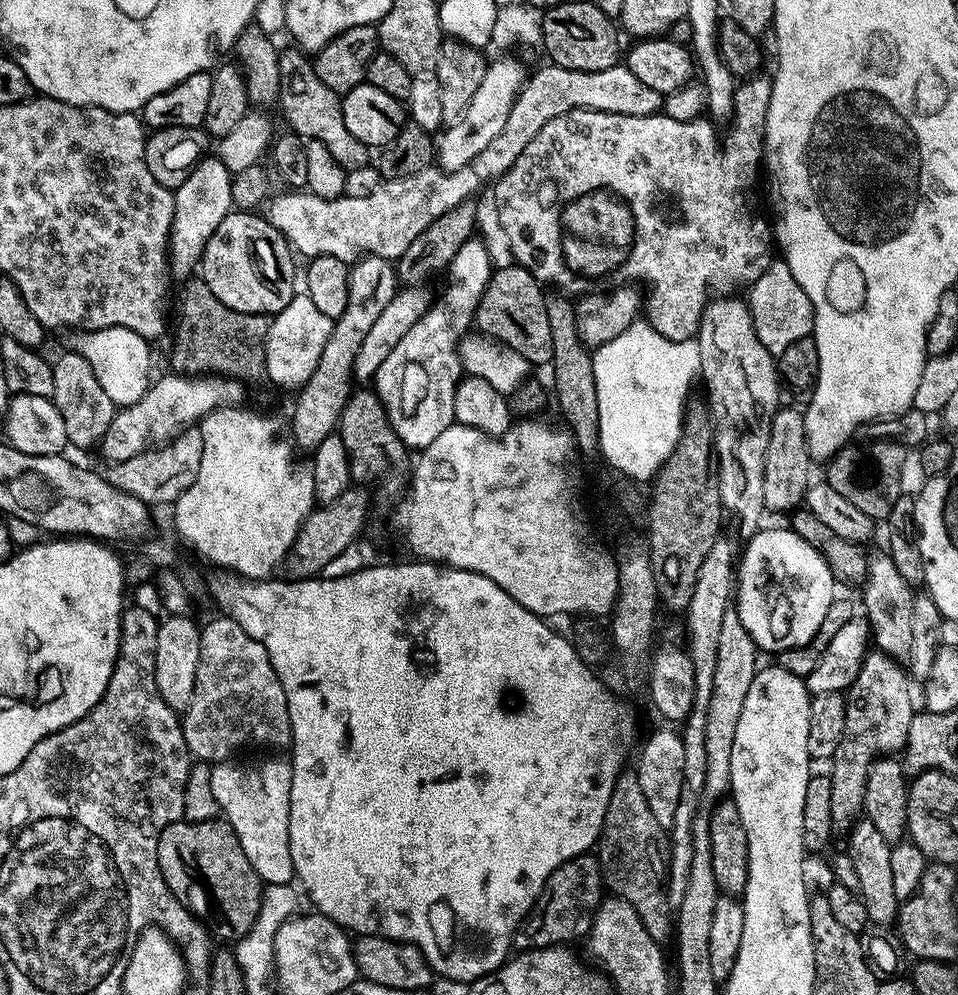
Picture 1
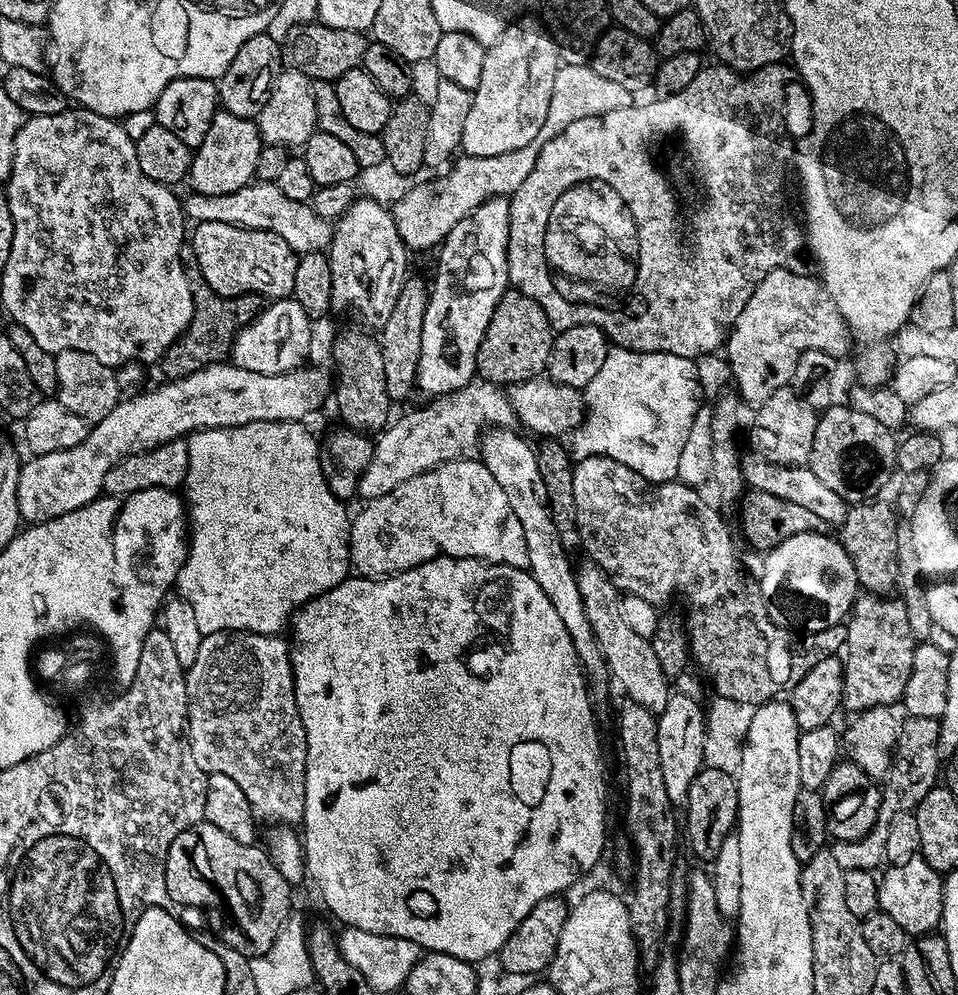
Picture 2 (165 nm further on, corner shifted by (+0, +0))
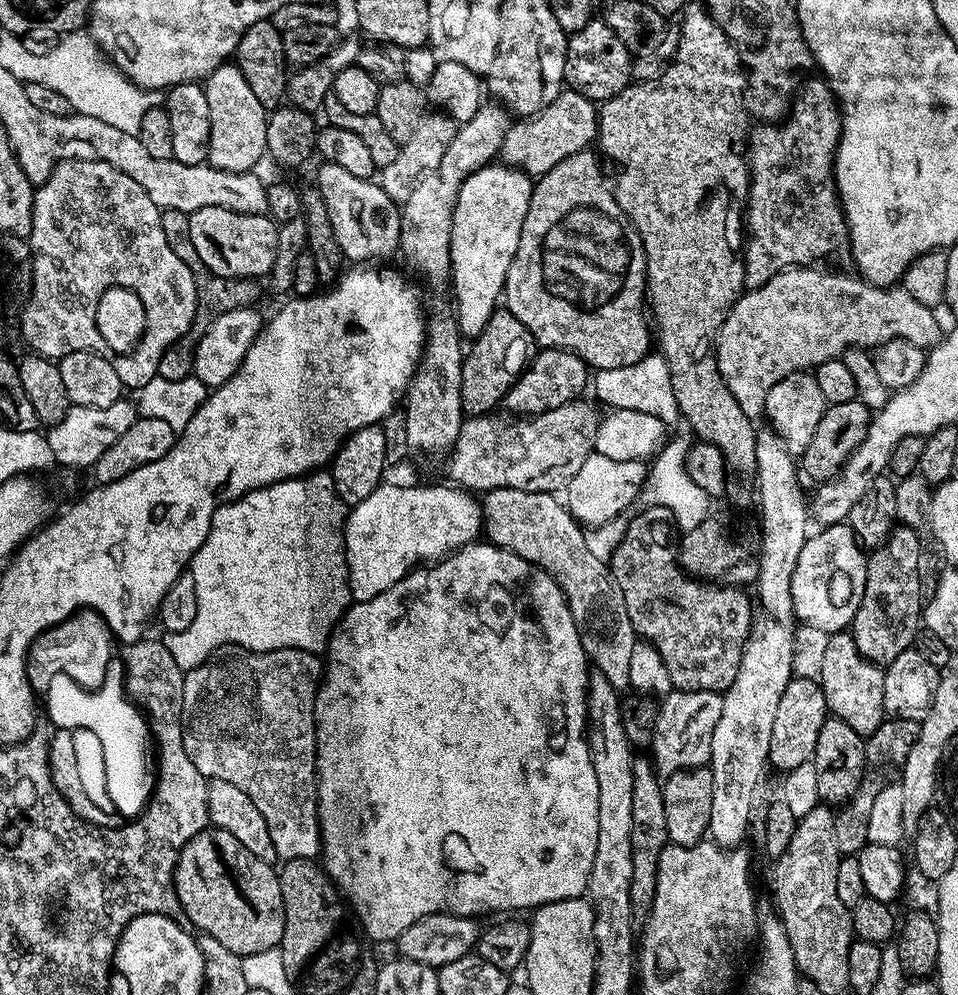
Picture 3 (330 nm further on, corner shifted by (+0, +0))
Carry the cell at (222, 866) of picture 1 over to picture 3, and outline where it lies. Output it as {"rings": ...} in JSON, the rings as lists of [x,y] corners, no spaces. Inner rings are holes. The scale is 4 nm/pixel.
{"rings":[[[209,826],[203,828],[198,834],[194,834],[194,838],[190,838],[184,843],[184,848],[180,852],[180,857],[176,863],[176,896],[180,900],[180,908],[182,912],[188,915],[188,920],[196,928],[201,928],[199,931],[205,936],[214,938],[214,942],[222,942],[222,946],[226,946],[226,950],[230,950],[235,956],[246,957],[250,954],[262,954],[262,950],[270,950],[277,947],[282,938],[283,932],[283,898],[282,891],[279,885],[279,871],[273,867],[269,861],[262,858],[254,858],[254,854],[250,854],[250,850],[246,850],[246,846],[242,846],[242,842],[238,842],[238,838],[234,838],[231,834],[226,834],[226,830]]]}

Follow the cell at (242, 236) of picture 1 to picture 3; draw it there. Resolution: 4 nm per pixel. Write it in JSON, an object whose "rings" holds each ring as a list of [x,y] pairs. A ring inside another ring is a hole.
{"rings":[[[202,206],[189,215],[190,242],[205,266],[220,276],[264,278],[274,266],[278,246],[278,224],[268,214],[226,210],[222,206]]]}

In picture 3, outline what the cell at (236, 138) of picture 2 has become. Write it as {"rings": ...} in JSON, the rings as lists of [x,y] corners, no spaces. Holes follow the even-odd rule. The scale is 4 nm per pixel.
{"rings":[[[234,62],[219,64],[214,71],[207,73],[202,87],[206,103],[210,106],[210,150],[207,163],[226,172],[251,172],[256,163],[265,159],[266,122],[268,112],[251,92],[242,70]]]}

